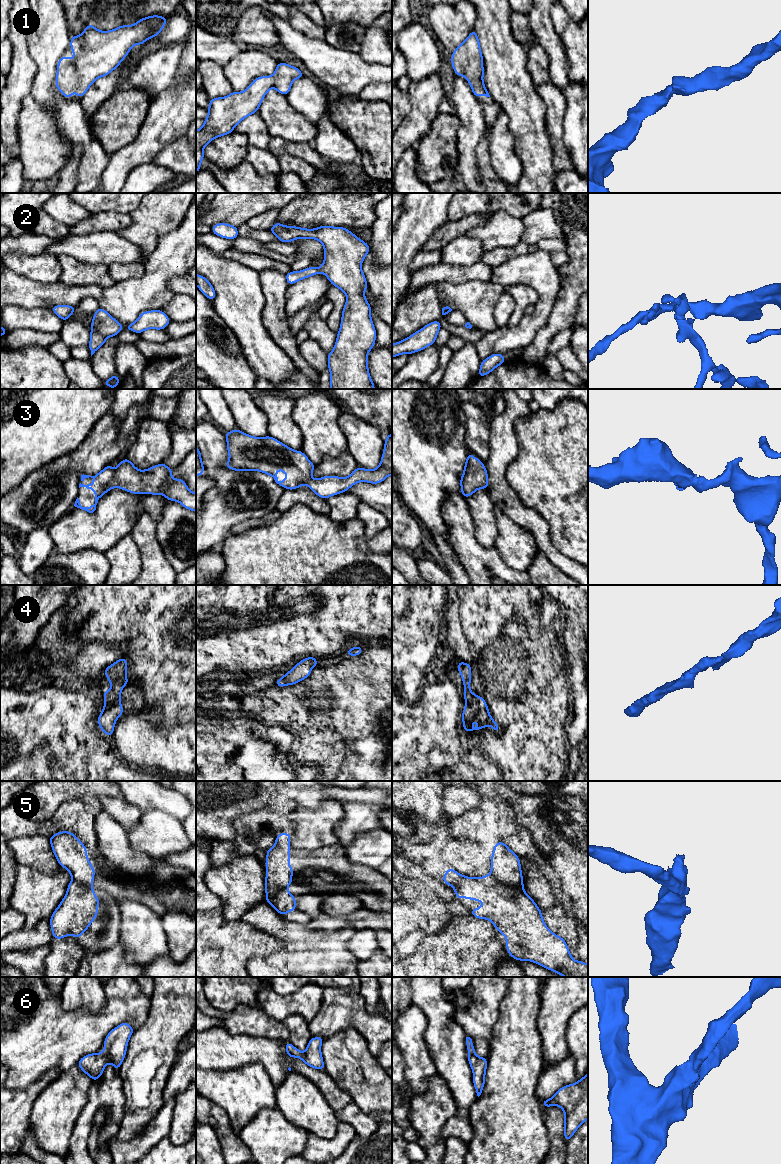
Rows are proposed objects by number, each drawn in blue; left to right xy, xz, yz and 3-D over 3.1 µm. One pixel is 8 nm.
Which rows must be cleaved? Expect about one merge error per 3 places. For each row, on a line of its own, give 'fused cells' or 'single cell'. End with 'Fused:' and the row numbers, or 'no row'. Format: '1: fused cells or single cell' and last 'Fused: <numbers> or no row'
1: single cell
2: single cell
3: single cell
4: single cell
5: fused cells
6: single cell
Fused: 5

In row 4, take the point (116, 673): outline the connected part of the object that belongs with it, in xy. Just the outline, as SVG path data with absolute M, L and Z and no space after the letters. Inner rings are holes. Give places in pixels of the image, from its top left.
M122 657L104 670L106 678L111 684L111 690L103 691L104 706L99 714L97 723L108 736L114 732L116 720L124 713L121 706L121 691L129 683L127 675L127 659Z

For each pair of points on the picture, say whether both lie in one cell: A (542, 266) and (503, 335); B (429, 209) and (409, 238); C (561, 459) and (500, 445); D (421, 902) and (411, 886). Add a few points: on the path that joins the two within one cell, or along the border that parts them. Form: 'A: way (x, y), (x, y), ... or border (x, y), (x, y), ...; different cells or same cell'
A: way (544, 287), (544, 307), (524, 329); same cell
B: way (422, 216), (412, 231); same cell
C: border (518, 438), (518, 454), (506, 469); different cells
D: way (419, 898), (411, 890); same cell

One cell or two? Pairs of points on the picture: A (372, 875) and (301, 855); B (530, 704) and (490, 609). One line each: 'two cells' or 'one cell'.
A: one cell
B: one cell

